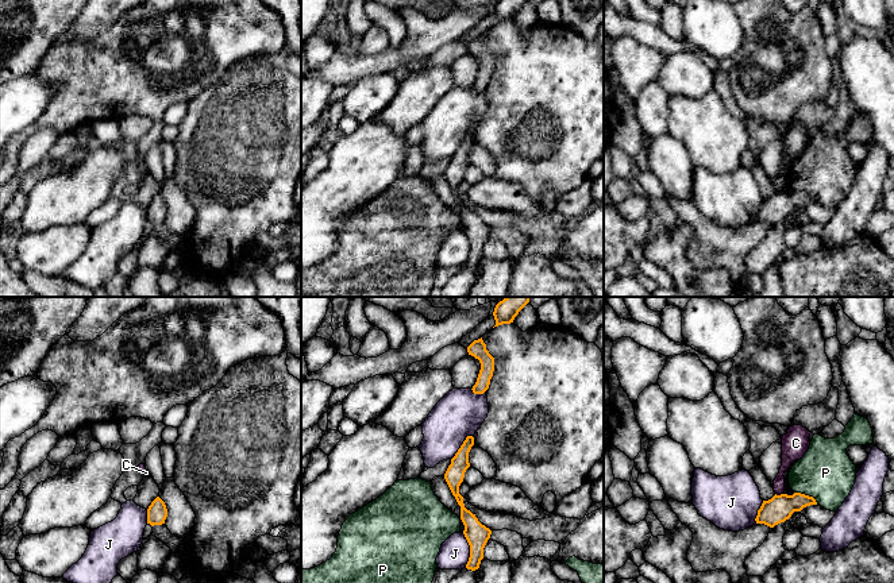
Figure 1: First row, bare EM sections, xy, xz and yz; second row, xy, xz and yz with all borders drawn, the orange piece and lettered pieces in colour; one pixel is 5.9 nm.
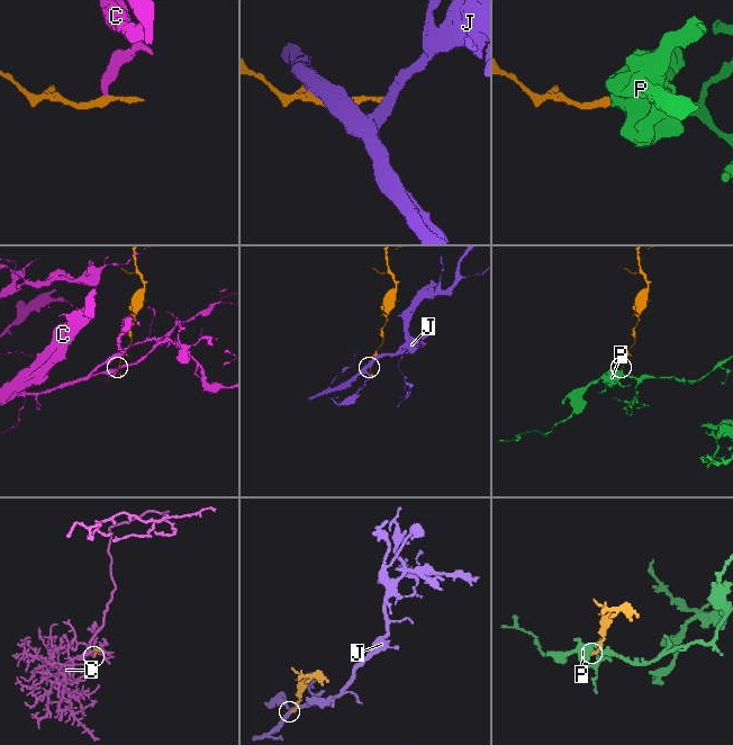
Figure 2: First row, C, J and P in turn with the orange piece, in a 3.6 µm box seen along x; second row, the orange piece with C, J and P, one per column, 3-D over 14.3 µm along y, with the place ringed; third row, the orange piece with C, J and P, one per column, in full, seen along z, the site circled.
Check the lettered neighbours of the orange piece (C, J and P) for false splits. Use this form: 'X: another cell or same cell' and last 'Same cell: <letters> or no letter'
C: another cell
J: another cell
P: another cell
Same cell: no letter

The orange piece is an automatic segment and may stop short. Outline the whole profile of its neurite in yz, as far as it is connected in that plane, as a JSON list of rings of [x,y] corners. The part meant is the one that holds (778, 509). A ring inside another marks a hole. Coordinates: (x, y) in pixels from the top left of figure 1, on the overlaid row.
[[[794,493],[793,495],[775,494],[771,499],[763,501],[755,521],[774,528],[789,520],[794,511],[801,511],[810,505],[817,505],[816,499],[801,493]]]

